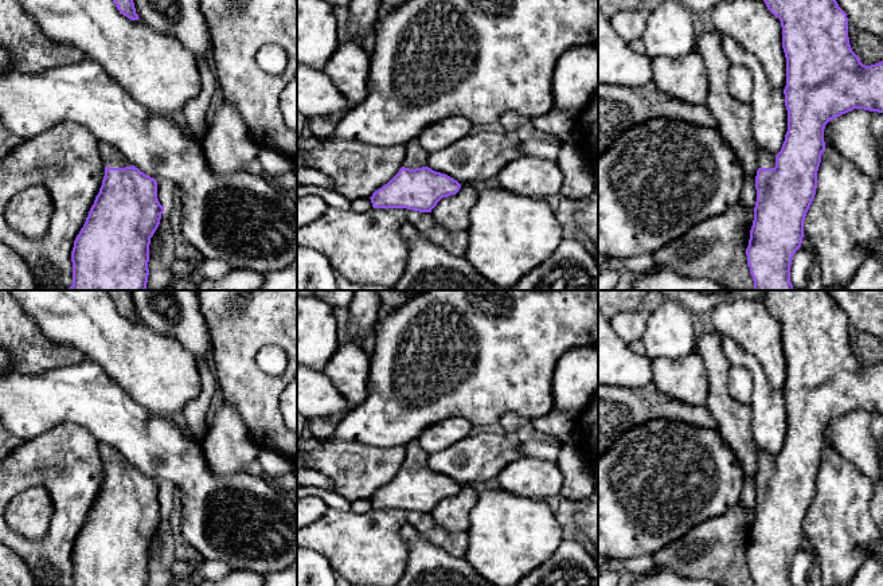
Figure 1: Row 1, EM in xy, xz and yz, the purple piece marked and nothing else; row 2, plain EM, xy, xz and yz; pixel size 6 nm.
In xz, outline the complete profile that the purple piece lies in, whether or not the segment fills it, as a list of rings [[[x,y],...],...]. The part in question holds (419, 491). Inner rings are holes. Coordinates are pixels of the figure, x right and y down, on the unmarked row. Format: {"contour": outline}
{"contour": [[[418,438],[405,445],[406,457],[399,473],[372,495],[374,509],[407,509],[431,513],[442,499],[456,496],[461,485],[453,478],[427,468],[430,454]]]}

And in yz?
{"contour": [[[766,290],[762,301],[782,328],[788,433],[777,456],[755,446],[757,503],[746,556],[754,586],[792,586],[790,566],[816,496],[825,426],[853,410],[883,414],[883,362],[871,367],[860,363],[849,345],[847,315],[827,290]]]}

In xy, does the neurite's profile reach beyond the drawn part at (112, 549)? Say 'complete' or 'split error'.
split error

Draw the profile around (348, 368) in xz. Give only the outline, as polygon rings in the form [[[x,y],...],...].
[[[340,344],[323,372],[352,407],[367,399],[370,392],[370,353],[358,344]]]

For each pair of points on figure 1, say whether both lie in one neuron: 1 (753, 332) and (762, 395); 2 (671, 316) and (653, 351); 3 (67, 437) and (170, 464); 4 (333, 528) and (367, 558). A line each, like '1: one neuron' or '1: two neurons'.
1: two neurons
2: one neuron
3: two neurons
4: one neuron

